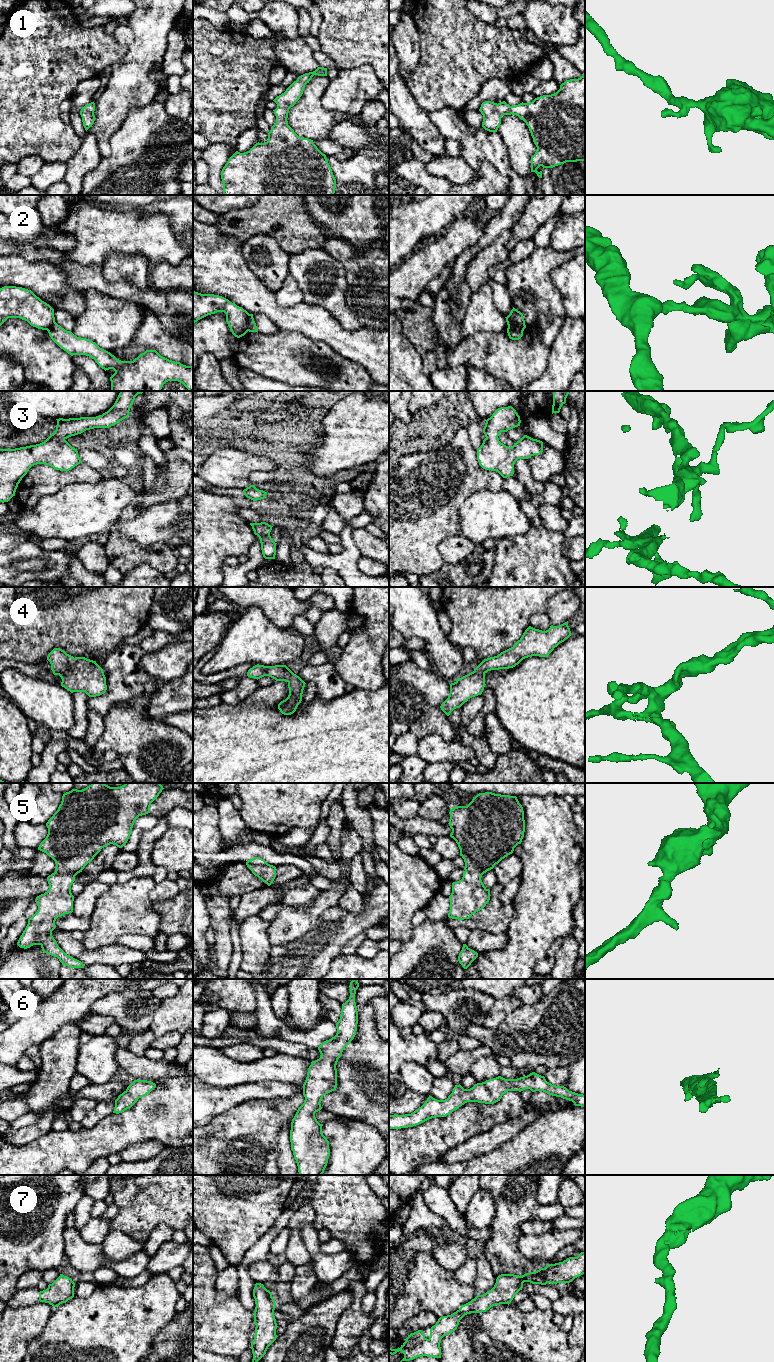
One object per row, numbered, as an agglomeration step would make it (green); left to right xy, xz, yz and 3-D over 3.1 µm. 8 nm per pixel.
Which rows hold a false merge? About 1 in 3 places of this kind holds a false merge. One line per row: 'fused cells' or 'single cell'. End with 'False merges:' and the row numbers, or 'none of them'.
1: single cell
2: fused cells
3: single cell
4: single cell
5: single cell
6: single cell
7: single cell
False merges: 2

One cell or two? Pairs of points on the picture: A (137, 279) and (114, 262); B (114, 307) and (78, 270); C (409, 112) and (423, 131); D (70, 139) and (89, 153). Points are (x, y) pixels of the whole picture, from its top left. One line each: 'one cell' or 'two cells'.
A: one cell
B: two cells
C: one cell
D: two cells

